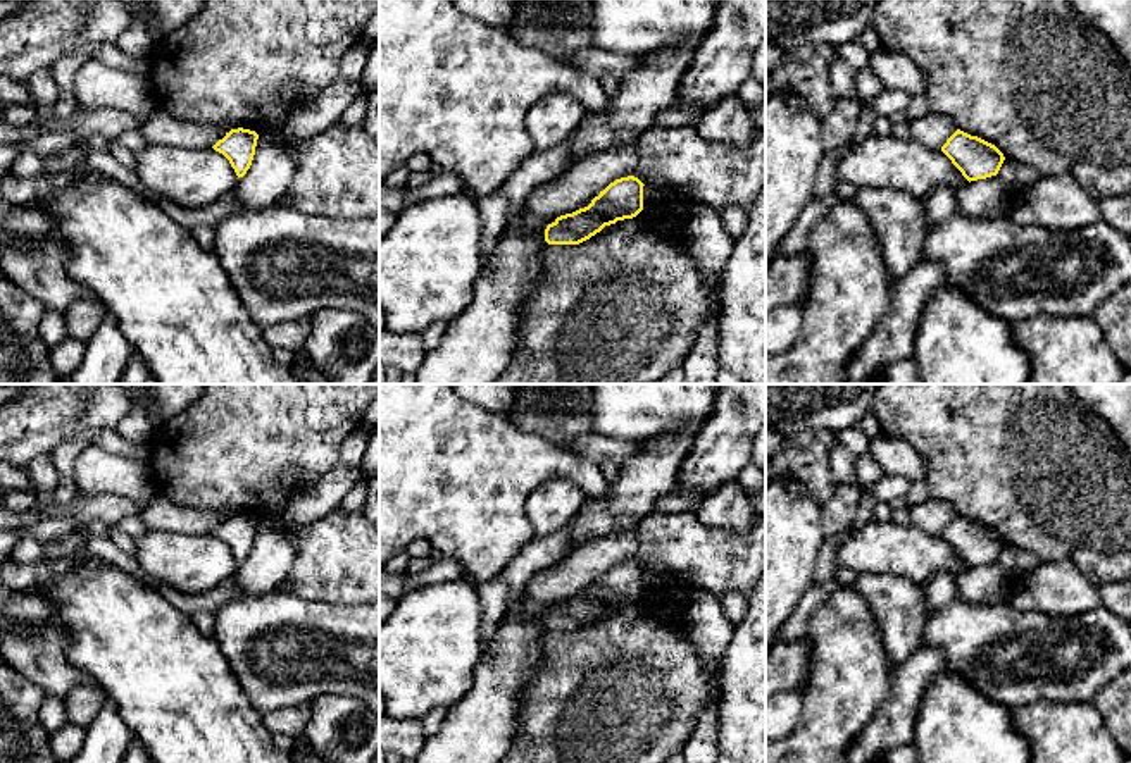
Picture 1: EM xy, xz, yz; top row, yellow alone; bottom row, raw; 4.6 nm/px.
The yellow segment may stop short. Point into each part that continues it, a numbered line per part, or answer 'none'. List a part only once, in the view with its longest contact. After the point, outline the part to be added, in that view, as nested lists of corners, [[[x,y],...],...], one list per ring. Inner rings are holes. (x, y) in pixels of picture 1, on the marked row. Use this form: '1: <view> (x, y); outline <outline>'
none

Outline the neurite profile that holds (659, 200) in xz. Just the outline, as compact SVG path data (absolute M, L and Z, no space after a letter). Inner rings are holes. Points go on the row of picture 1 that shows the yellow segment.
M659 184L643 186L643 210L674 220L683 214L684 205L676 200L674 193Z

